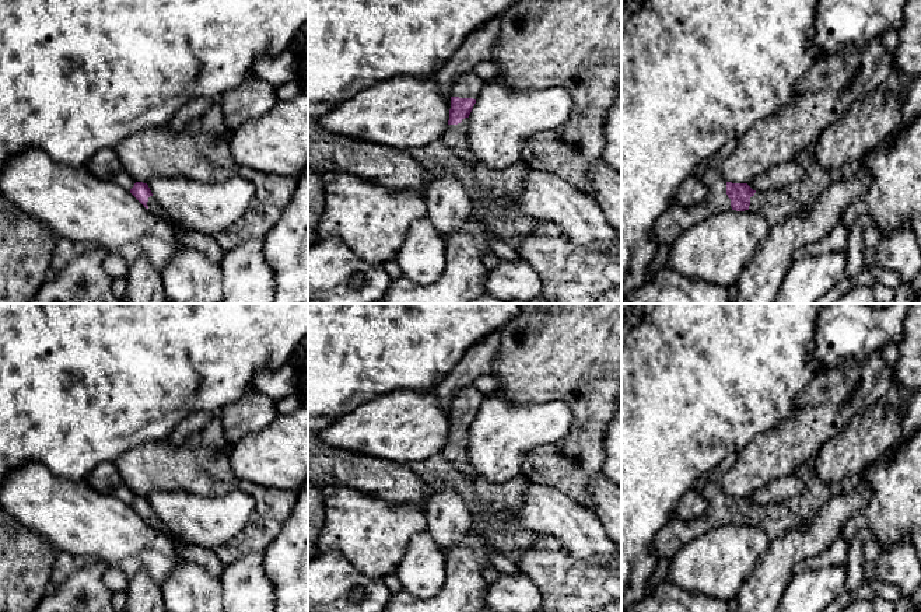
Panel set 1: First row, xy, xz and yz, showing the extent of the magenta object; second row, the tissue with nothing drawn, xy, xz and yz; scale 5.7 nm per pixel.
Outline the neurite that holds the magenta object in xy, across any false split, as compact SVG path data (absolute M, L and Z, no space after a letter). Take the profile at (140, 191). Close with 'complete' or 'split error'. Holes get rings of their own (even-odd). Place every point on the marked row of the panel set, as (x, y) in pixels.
M136 182L130 193L154 216L165 217L161 204L154 199L147 183Z; split error

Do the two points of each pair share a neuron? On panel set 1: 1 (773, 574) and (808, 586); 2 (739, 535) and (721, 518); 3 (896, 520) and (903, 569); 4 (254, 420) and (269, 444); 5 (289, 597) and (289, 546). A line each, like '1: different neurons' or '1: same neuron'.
1: different neurons
2: different neurons
3: different neurons
4: different neurons
5: same neuron

